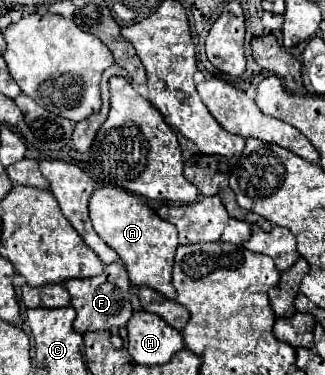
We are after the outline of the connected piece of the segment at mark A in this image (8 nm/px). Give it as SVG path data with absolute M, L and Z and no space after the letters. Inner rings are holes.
M104 186L94 190L90 198L90 220L96 234L124 262L132 286L148 286L170 300L176 298L176 290L172 286L172 262L178 248L174 224L158 218L158 214L152 212L138 196L116 186Z

